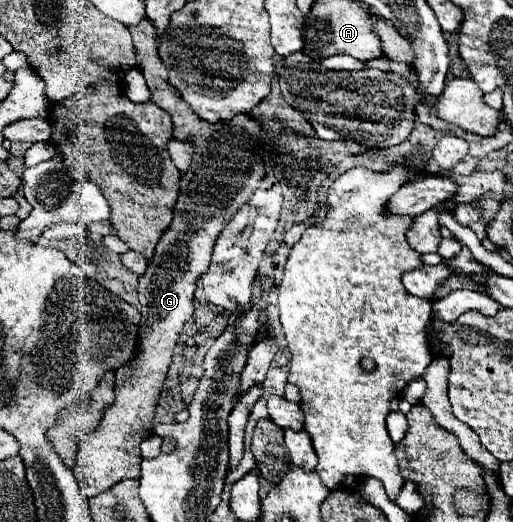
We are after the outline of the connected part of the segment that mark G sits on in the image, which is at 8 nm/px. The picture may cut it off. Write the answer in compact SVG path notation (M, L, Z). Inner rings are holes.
M145 18L143 22L139 22L137 26L133 26L129 30L131 30L133 44L135 44L137 68L143 72L147 86L151 90L151 102L157 104L159 108L163 108L165 112L169 112L169 116L173 118L173 138L179 138L179 140L189 138L195 142L195 156L193 156L191 168L181 176L181 192L179 192L179 200L177 200L175 212L173 212L175 218L173 218L169 230L161 236L161 240L155 248L155 254L149 260L147 272L139 278L137 296L141 302L141 308L139 308L141 322L139 322L139 330L137 330L137 358L133 358L133 362L127 362L125 366L115 370L115 386L113 386L115 400L113 400L113 406L109 406L109 410L105 410L105 414L101 416L97 430L79 434L75 478L77 478L85 498L91 498L91 496L101 494L103 490L109 490L113 484L121 482L123 478L139 478L139 464L141 464L139 444L153 434L151 422L155 416L155 406L157 406L157 400L159 400L159 394L163 388L163 380L165 380L169 364L171 364L173 348L181 338L183 324L193 316L195 282L209 268L209 260L211 260L213 246L215 246L219 232L225 228L225 224L231 220L231 216L251 198L253 190L257 188L257 184L261 182L261 178L265 174L263 158L259 156L259 134L261 134L259 122L255 122L247 114L237 114L229 122L217 122L217 124L199 120L197 114L181 100L179 92L173 90L173 86L167 82L167 70L157 54L159 38L157 38L157 30L153 28L153 24Z

